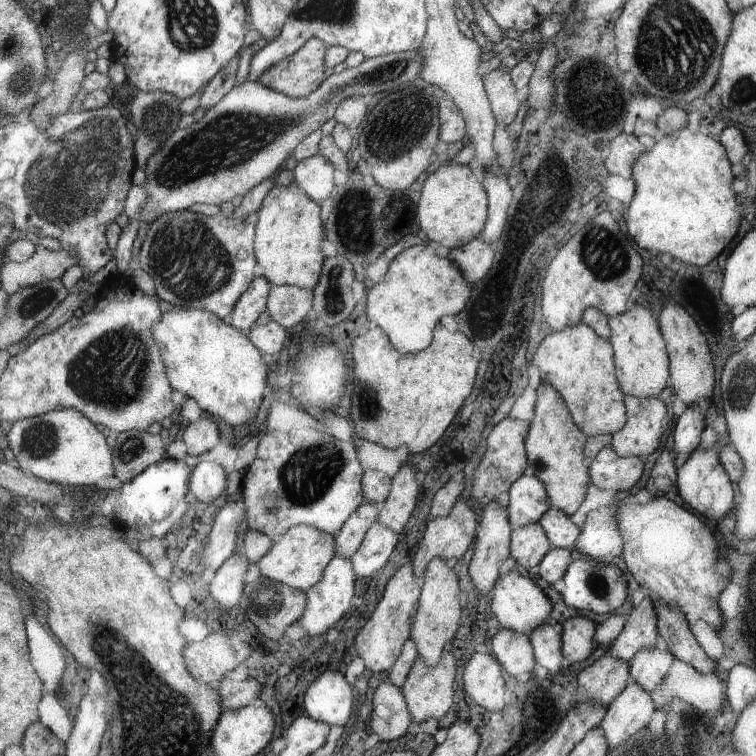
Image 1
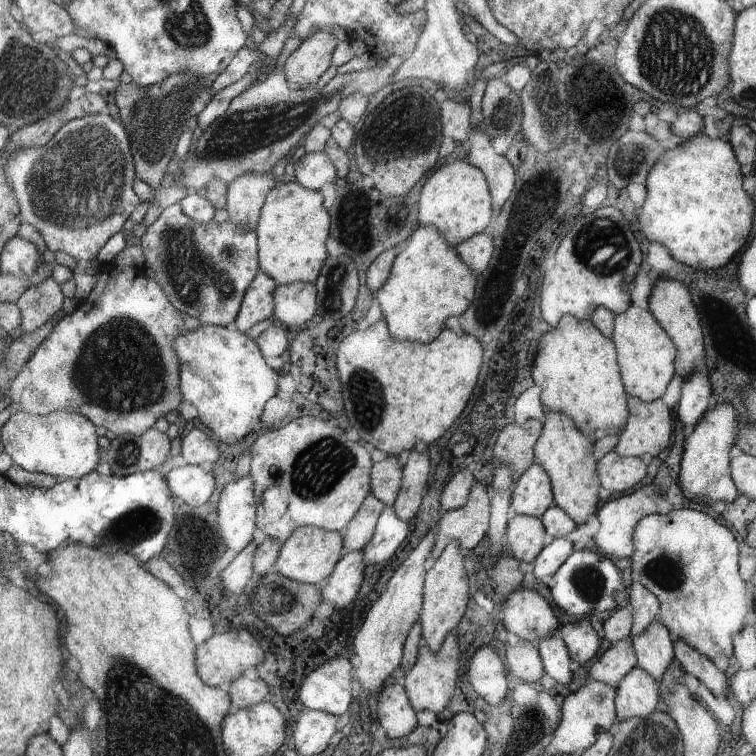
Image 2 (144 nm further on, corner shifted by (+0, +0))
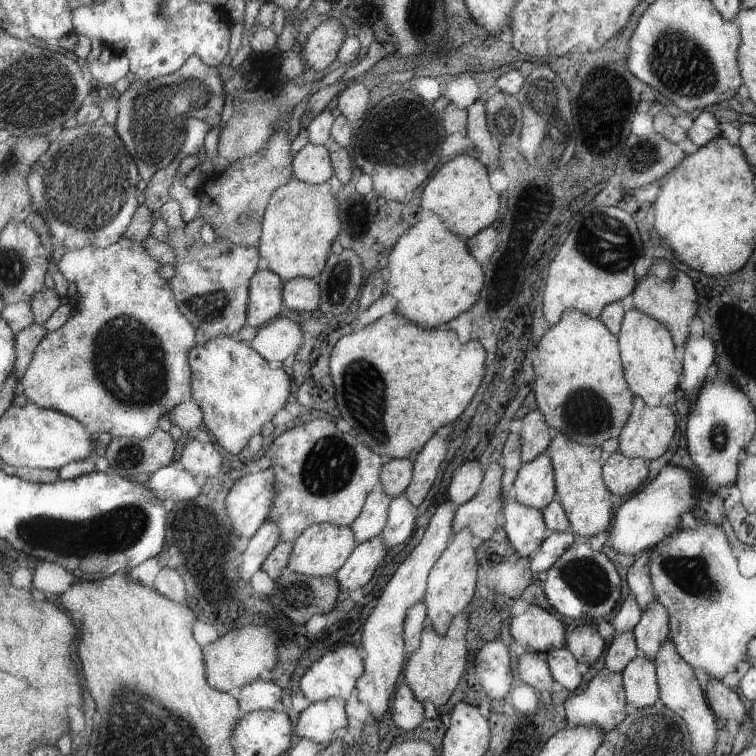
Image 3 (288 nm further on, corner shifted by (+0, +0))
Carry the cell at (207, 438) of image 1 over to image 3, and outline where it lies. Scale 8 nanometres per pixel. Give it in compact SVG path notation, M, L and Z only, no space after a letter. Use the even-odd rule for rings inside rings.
M193 440L185 446L179 462L183 464L181 466L183 470L189 470L201 480L205 476L217 476L223 466L223 458L217 446L213 442L199 442L199 440Z

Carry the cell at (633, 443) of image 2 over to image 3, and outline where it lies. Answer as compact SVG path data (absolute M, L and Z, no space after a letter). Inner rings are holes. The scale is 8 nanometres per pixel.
M639 396L633 400L633 412L619 434L617 452L627 458L655 460L675 434L675 418L667 404L649 408Z

